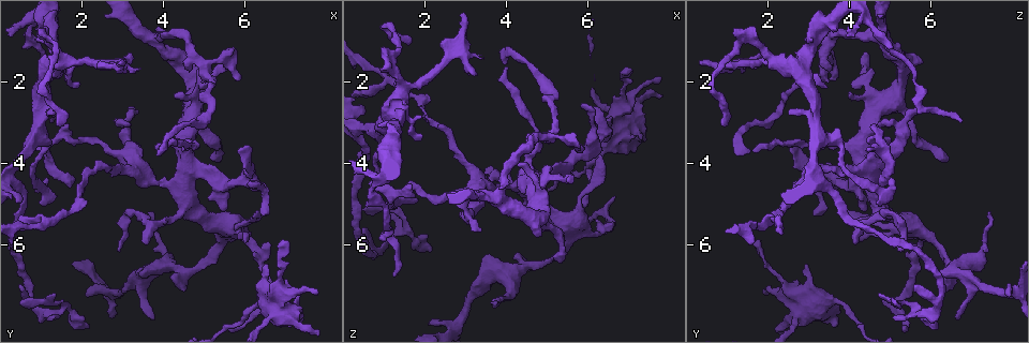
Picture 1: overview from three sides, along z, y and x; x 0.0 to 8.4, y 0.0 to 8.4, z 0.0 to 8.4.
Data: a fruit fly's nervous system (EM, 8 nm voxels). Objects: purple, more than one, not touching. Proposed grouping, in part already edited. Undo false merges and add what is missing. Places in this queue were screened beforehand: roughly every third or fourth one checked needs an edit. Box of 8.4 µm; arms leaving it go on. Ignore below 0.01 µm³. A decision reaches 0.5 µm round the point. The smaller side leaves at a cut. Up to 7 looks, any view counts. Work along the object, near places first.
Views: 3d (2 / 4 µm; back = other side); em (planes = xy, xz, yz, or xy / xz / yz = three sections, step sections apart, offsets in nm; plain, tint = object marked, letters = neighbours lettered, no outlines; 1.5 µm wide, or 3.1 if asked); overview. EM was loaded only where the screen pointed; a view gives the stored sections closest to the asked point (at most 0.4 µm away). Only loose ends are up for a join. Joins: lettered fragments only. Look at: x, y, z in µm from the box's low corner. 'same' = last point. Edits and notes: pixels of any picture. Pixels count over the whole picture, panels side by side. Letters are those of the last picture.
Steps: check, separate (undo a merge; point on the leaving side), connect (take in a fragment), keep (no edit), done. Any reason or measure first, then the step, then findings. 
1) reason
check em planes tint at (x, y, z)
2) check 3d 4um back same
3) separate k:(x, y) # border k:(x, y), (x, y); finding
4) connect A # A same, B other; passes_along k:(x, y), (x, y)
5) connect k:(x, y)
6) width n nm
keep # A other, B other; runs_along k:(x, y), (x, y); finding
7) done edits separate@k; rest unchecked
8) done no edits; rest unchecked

an open end
check 3d 4um at (1.20, 2.95, 6.75)

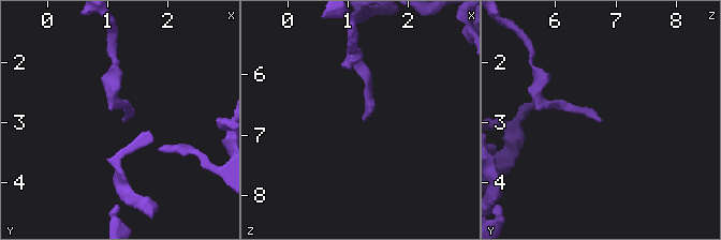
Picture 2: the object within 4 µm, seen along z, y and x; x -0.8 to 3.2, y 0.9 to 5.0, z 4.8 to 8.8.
need the tissue
check em planes plain at (1.25, 2.95, 6.75)

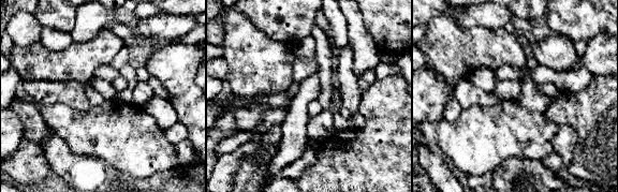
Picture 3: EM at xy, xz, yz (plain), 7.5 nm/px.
check em planes letters same

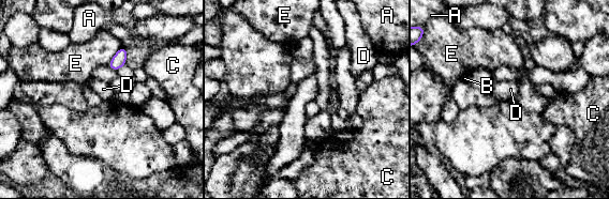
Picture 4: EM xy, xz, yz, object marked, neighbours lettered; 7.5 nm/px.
keep # A other, B other, C other, D other, E other; border 4:(121, 45), (106, 65); none of them fits

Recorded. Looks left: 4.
abrupt turn
check 3d 4um at (1.50, 3.30, 4.70)

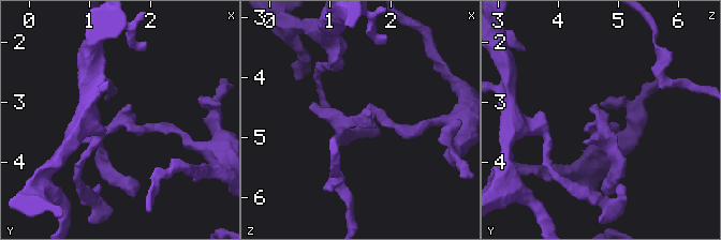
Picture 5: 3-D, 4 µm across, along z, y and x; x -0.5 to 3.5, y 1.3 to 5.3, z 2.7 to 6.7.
need the tissue
check em yz step 4 letters at (1.45, 3.30, 4.70)

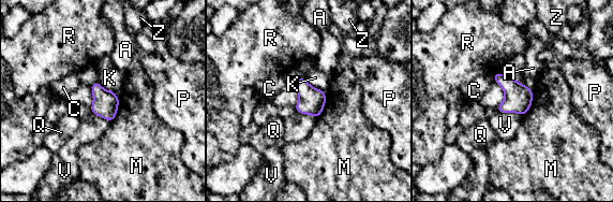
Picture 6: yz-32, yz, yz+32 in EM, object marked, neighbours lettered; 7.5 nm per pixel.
width 190 nm; longest_contact M 220 nm
keep # A other, C other, K other, M other, P other, Q other, R other, V other, Z other; continuous, no second neuron

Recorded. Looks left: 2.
branch stops here
check em planes tint at (6.10, 4.45, 2.65)

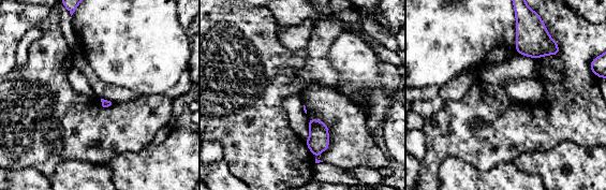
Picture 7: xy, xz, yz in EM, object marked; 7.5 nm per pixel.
see the neighbours
check em planes letters same

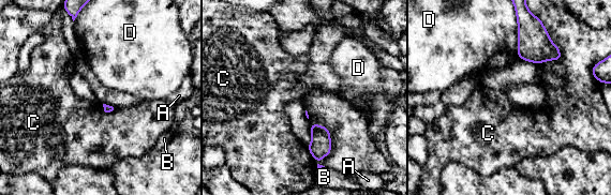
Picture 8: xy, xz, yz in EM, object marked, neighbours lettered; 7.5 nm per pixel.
keep # A other, B other, C other, D other; none of them fits

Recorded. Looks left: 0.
done no edits; rest unchecked

